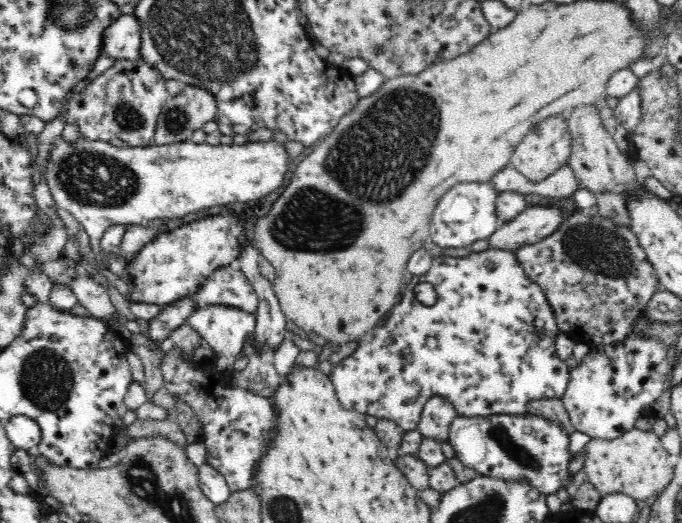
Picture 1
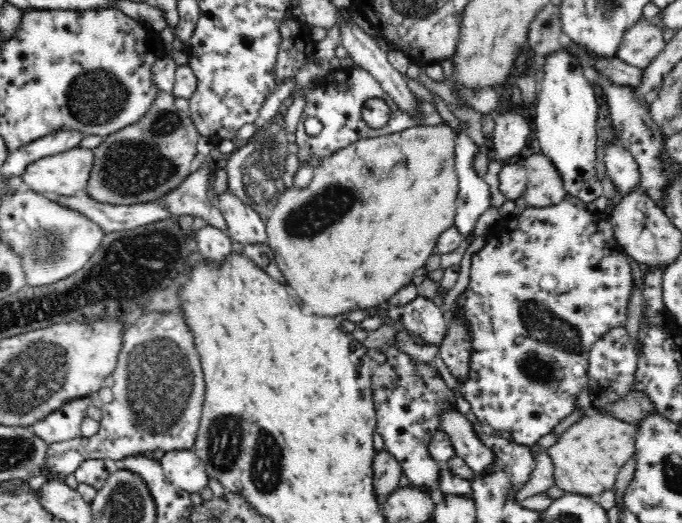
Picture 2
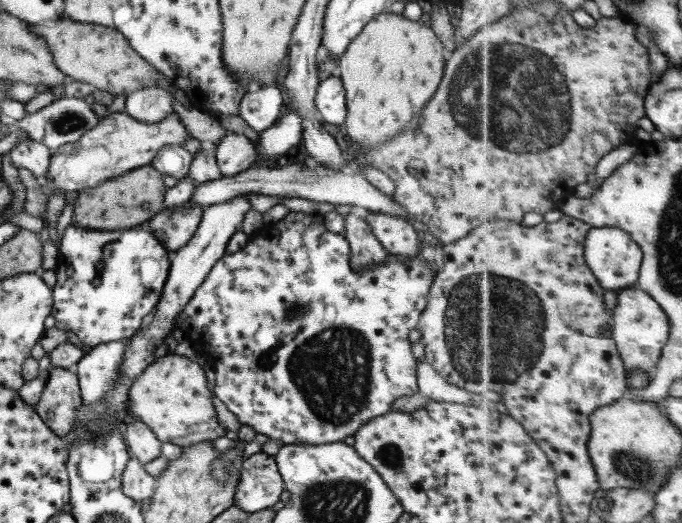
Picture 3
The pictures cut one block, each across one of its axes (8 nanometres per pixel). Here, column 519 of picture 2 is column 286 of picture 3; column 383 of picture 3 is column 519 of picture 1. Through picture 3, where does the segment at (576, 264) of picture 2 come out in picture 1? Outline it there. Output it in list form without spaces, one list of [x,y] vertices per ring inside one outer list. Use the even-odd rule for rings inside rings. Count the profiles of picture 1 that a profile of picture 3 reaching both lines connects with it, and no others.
[[[488,248],[485,251],[473,252],[467,257],[450,257],[445,255],[434,257],[430,270],[426,274],[414,276],[412,282],[406,284],[406,290],[404,290],[404,296],[402,296],[400,304],[396,304],[386,314],[386,318],[388,320],[384,320],[383,324],[379,323],[374,329],[363,334],[357,342],[358,348],[356,348],[356,351],[332,366],[332,372],[328,375],[328,379],[335,387],[335,392],[341,405],[346,410],[356,410],[363,415],[370,414],[370,416],[376,416],[378,419],[390,419],[391,421],[396,421],[398,426],[401,426],[405,431],[416,431],[423,406],[432,397],[445,397],[454,405],[457,414],[460,416],[477,417],[493,414],[524,414],[530,401],[561,399],[564,393],[566,393],[570,380],[570,370],[566,367],[566,363],[556,357],[555,346],[538,346],[538,342],[540,342],[541,338],[544,338],[546,332],[550,332],[552,336],[559,334],[556,316],[552,313],[550,304],[540,285],[532,282],[527,277],[526,271],[522,268],[515,253]],[[419,282],[430,282],[434,290],[436,290],[437,300],[434,305],[424,306],[414,299],[413,288]]]

